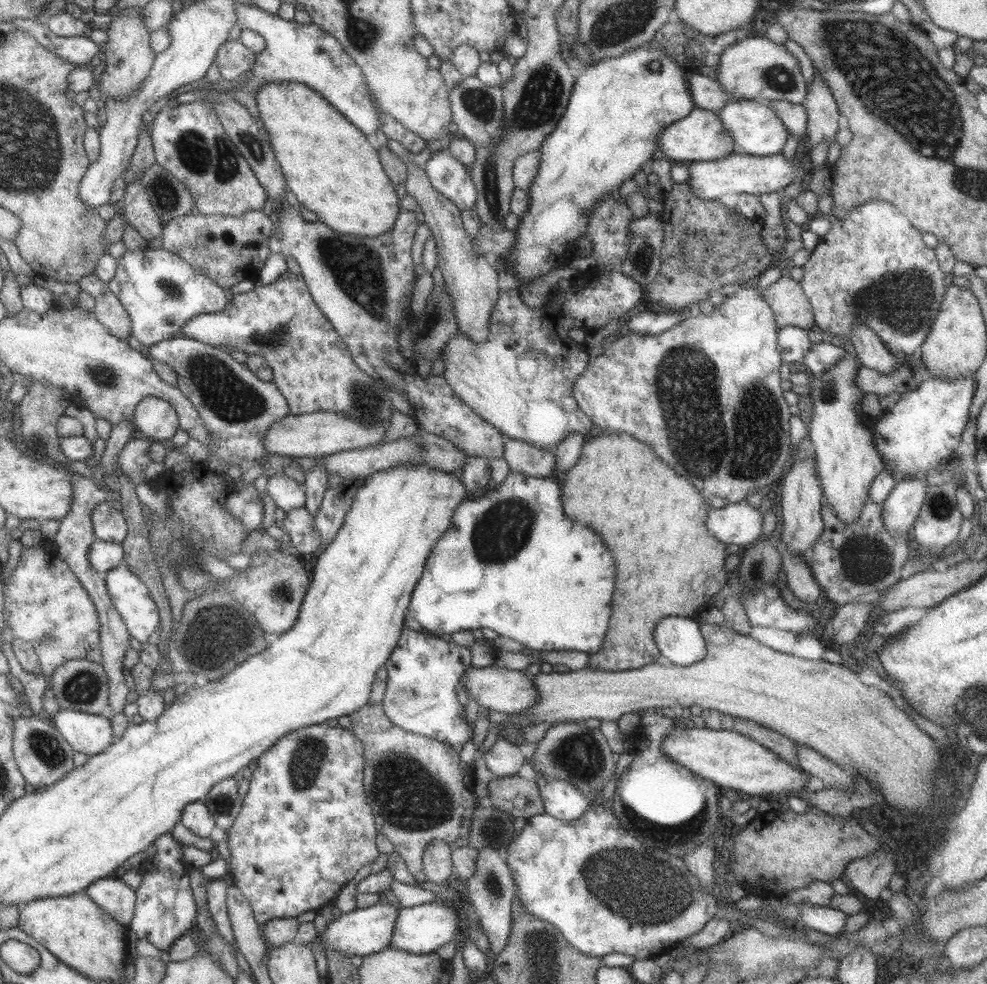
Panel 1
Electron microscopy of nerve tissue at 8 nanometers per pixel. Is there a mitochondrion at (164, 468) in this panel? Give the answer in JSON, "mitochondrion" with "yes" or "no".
{"mitochondrion":"no"}

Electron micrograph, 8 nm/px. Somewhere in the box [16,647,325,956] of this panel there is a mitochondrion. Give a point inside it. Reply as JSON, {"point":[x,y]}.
{"point":[83,688]}

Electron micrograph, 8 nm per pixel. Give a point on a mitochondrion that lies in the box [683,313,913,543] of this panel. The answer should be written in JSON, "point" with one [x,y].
{"point":[829,388]}

